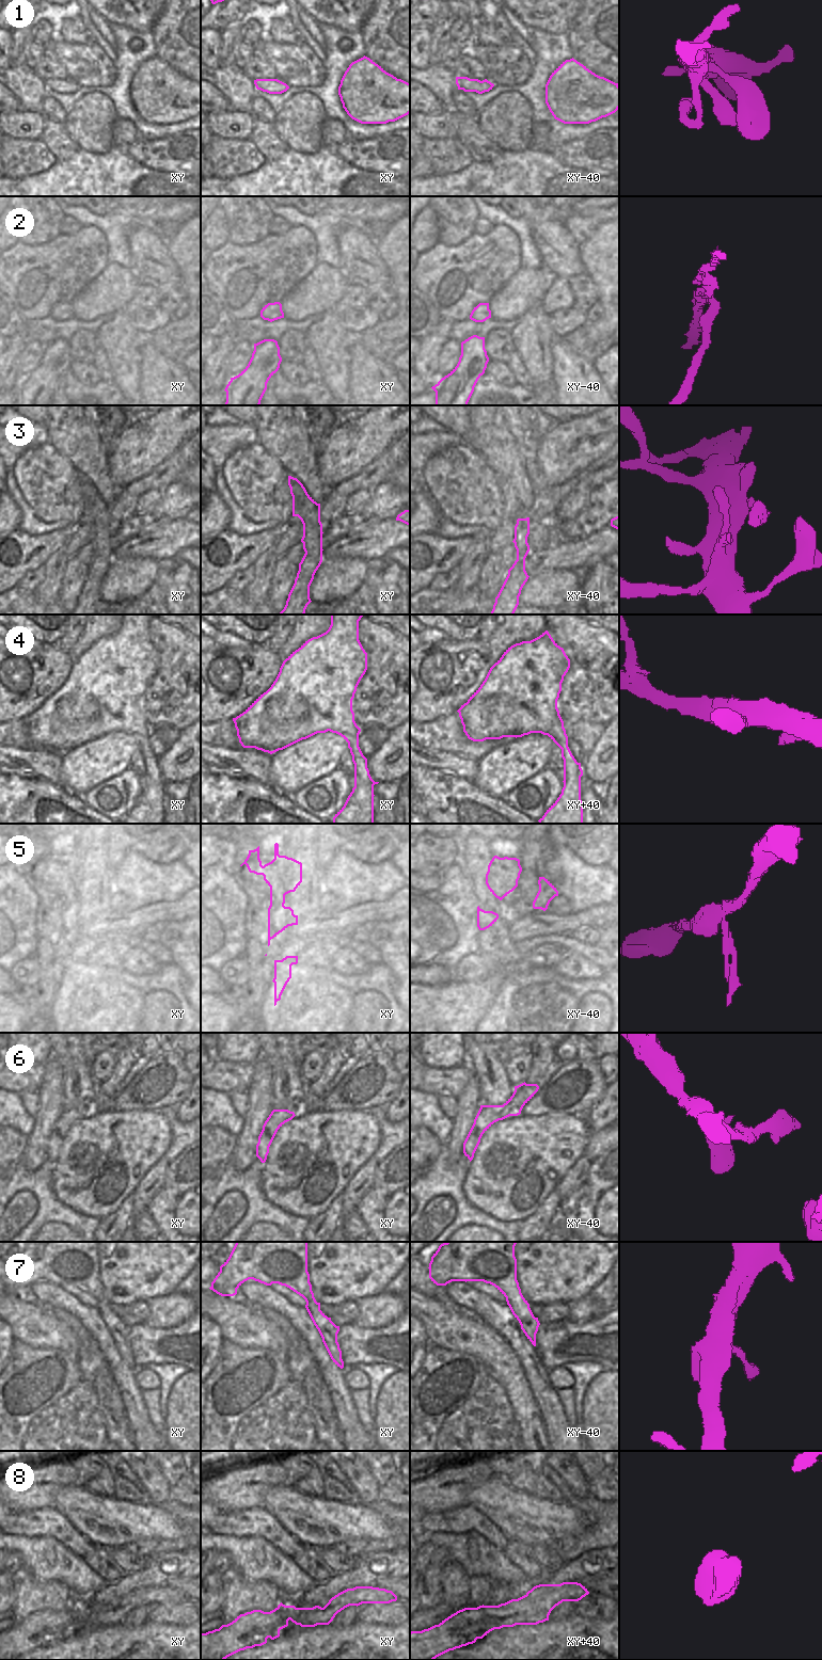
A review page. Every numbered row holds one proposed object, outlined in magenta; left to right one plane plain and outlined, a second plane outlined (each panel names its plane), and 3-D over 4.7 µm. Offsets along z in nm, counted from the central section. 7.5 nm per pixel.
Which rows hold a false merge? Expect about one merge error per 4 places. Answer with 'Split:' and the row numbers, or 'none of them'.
Split: 2

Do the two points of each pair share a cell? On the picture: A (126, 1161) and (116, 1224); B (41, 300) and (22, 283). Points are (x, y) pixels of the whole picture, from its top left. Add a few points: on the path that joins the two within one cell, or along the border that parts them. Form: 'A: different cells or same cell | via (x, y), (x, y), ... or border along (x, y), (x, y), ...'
A: different cells | border along (131, 1194), (111, 1213), (100, 1218)
B: same cell | via (36, 296), (27, 286)

